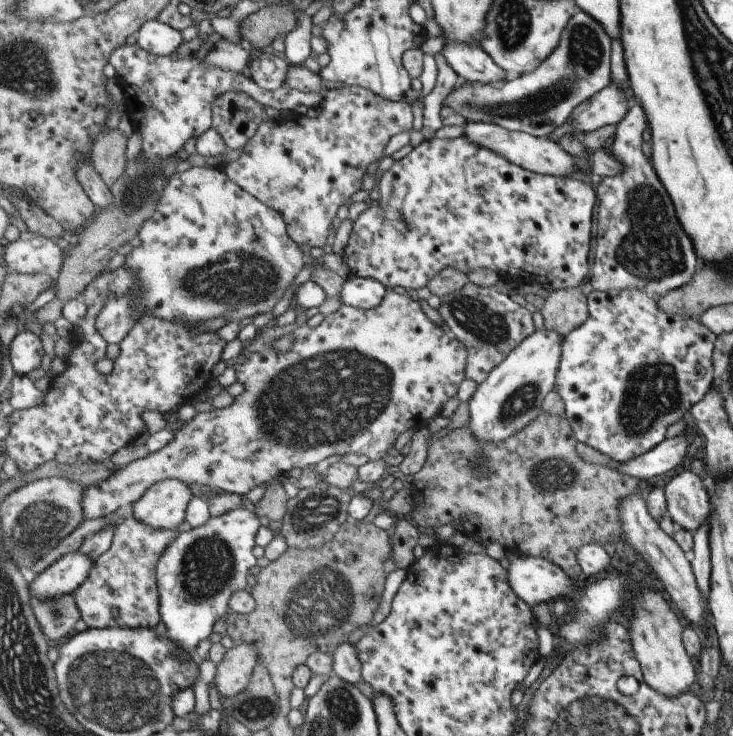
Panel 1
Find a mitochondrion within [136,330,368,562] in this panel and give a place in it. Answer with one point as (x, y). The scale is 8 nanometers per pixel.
(316, 511)

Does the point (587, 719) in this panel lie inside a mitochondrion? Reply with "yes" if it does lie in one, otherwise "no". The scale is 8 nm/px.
yes

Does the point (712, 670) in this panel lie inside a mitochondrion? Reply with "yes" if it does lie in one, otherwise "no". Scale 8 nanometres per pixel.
no

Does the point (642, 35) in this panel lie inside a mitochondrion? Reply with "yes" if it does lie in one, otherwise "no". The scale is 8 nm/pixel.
no

